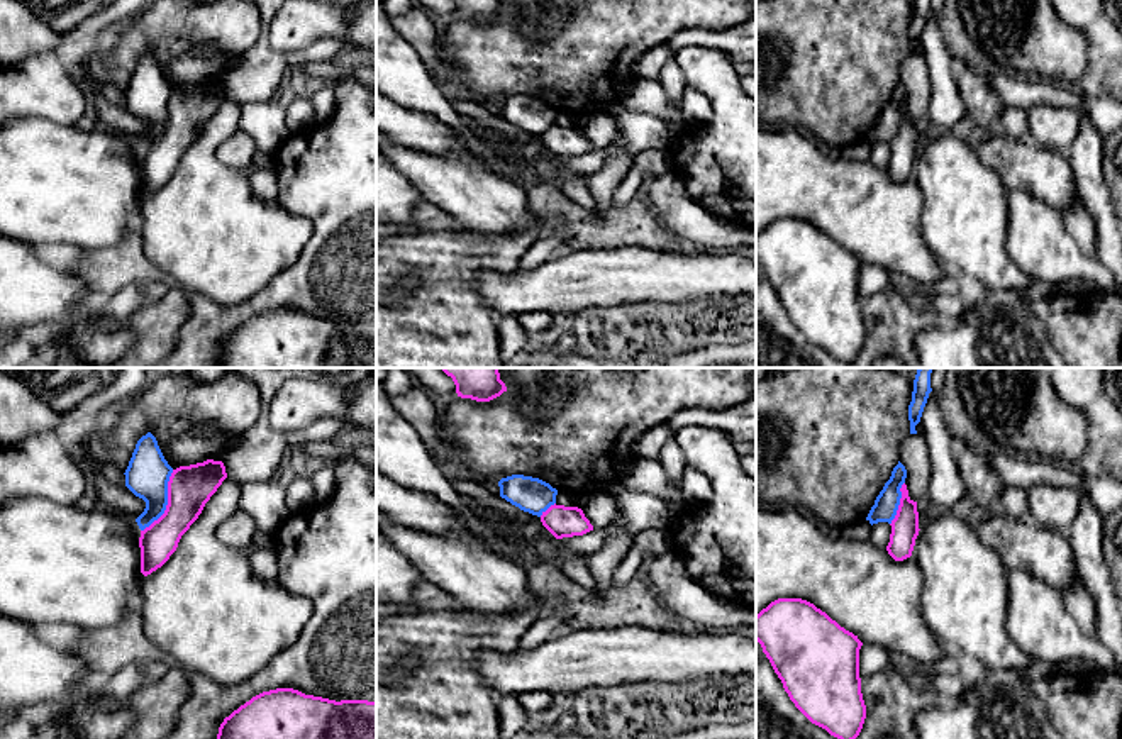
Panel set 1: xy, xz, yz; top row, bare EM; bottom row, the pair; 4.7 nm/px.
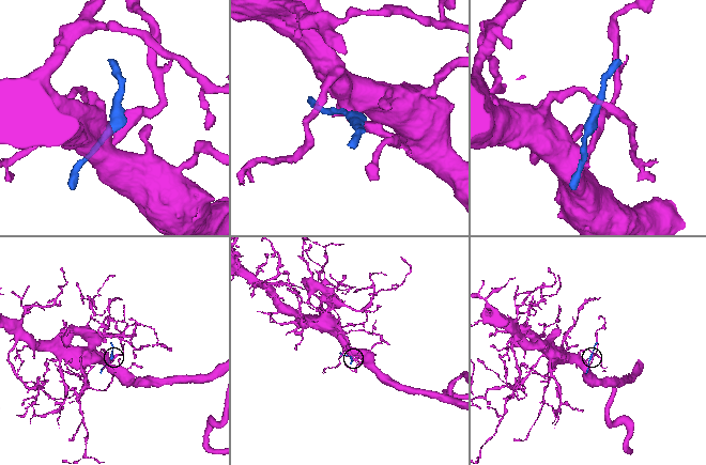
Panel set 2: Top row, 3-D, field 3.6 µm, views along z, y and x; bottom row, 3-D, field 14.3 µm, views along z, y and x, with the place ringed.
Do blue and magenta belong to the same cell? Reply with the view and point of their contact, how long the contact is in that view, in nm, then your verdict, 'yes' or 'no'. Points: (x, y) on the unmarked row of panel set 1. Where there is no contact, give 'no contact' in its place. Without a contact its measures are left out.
meets blue in xy at (166, 122); contact 340 nm long; no

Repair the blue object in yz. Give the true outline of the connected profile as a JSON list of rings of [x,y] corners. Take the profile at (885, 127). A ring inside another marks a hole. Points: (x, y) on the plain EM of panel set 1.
[[[898,81],[898,85],[893,88],[890,100],[885,103],[883,110],[875,120],[875,125],[871,127],[866,141],[873,146],[878,142],[888,142],[897,136],[900,119],[902,119],[902,105],[905,103],[907,90]]]

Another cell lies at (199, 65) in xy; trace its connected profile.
[[[203,46],[175,58],[168,66],[168,75],[176,86],[190,86],[207,80],[222,81],[227,66],[236,58],[222,49]]]

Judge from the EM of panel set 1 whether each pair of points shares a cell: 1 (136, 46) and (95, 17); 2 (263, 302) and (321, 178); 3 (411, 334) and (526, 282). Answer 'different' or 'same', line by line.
1: different
2: same
3: different

